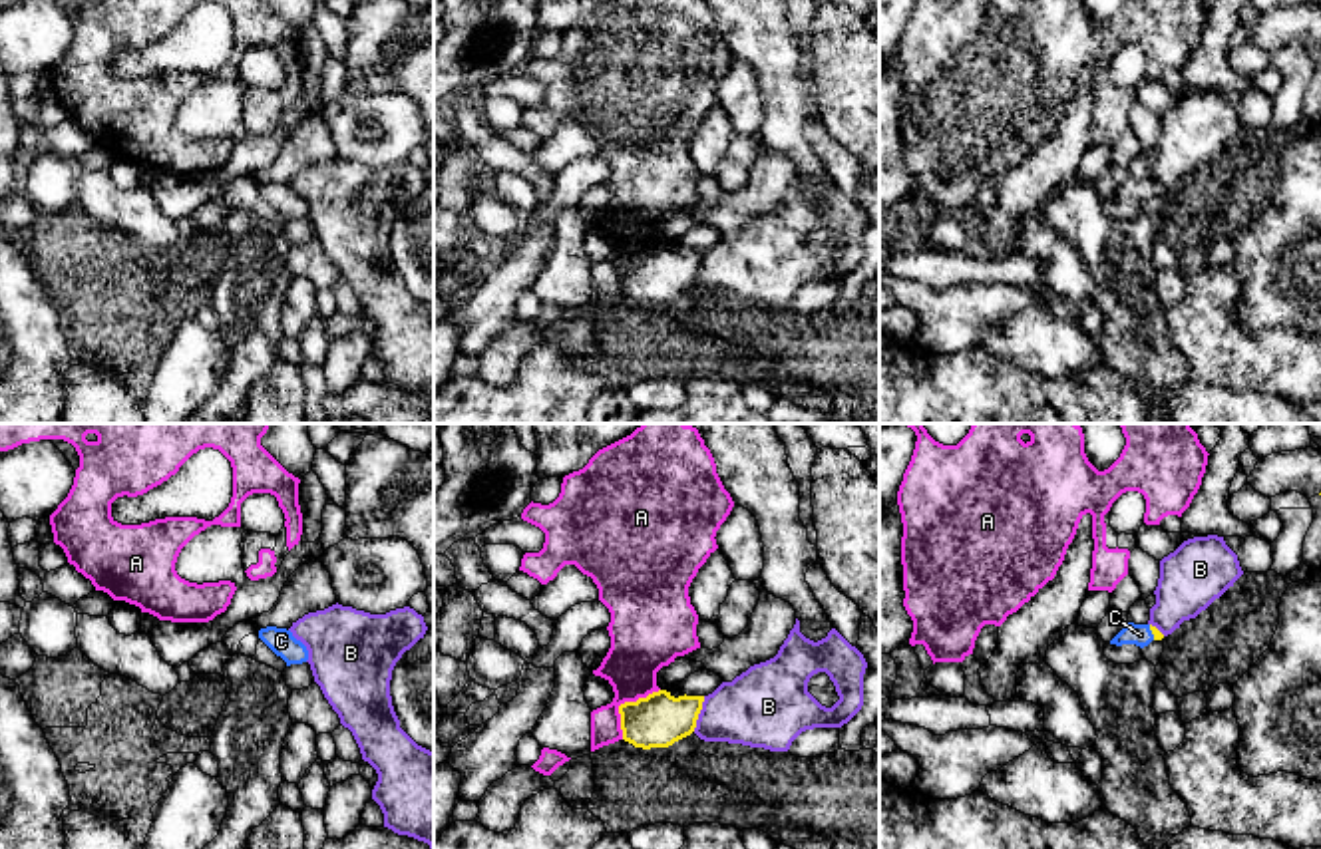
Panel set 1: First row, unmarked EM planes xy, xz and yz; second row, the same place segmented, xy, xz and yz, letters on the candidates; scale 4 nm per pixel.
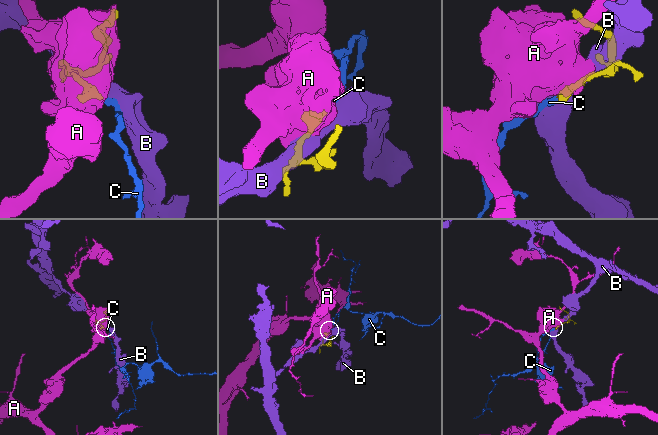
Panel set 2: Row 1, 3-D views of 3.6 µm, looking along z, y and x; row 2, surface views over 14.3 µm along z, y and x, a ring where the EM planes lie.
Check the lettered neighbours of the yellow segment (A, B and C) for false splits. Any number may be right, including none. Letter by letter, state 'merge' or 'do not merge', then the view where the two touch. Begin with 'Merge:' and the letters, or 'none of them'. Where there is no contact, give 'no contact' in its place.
Merge: C
A: do not merge; meets yellow in xz
B: do not merge; meets yellow in xz
C: merge; meets yellow in yz

